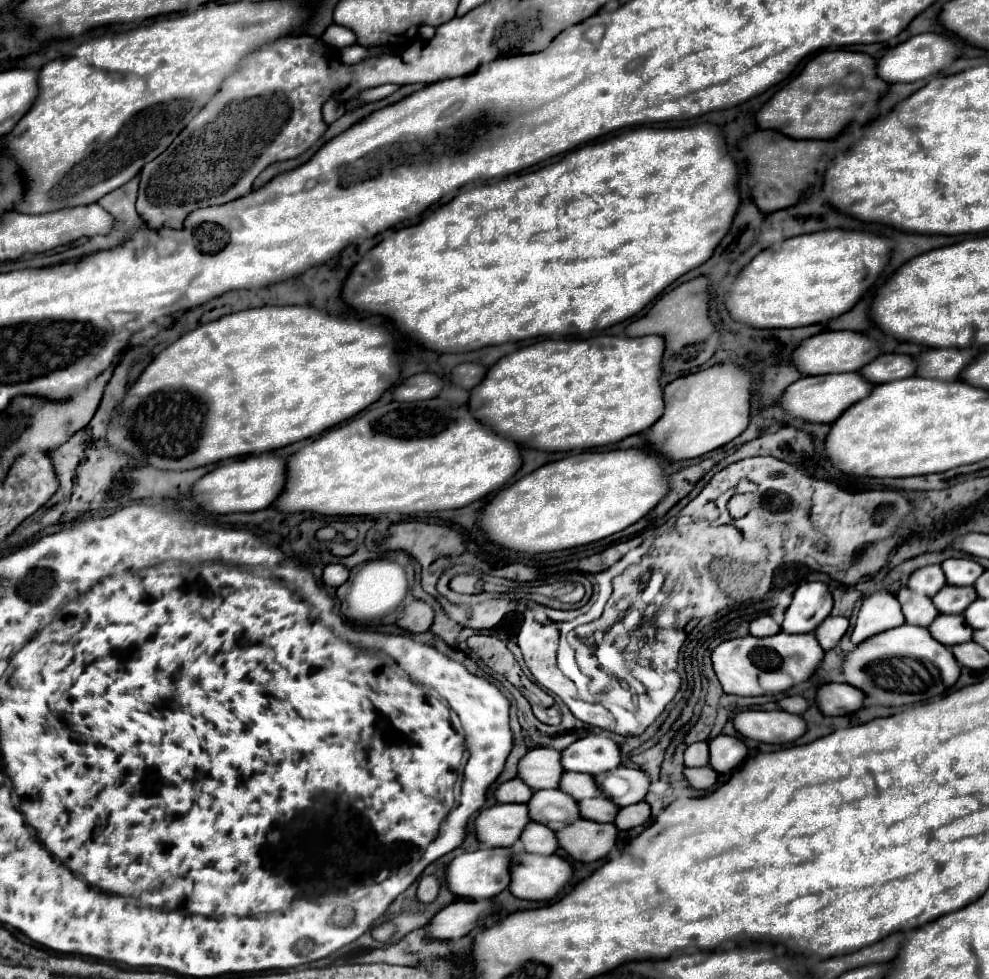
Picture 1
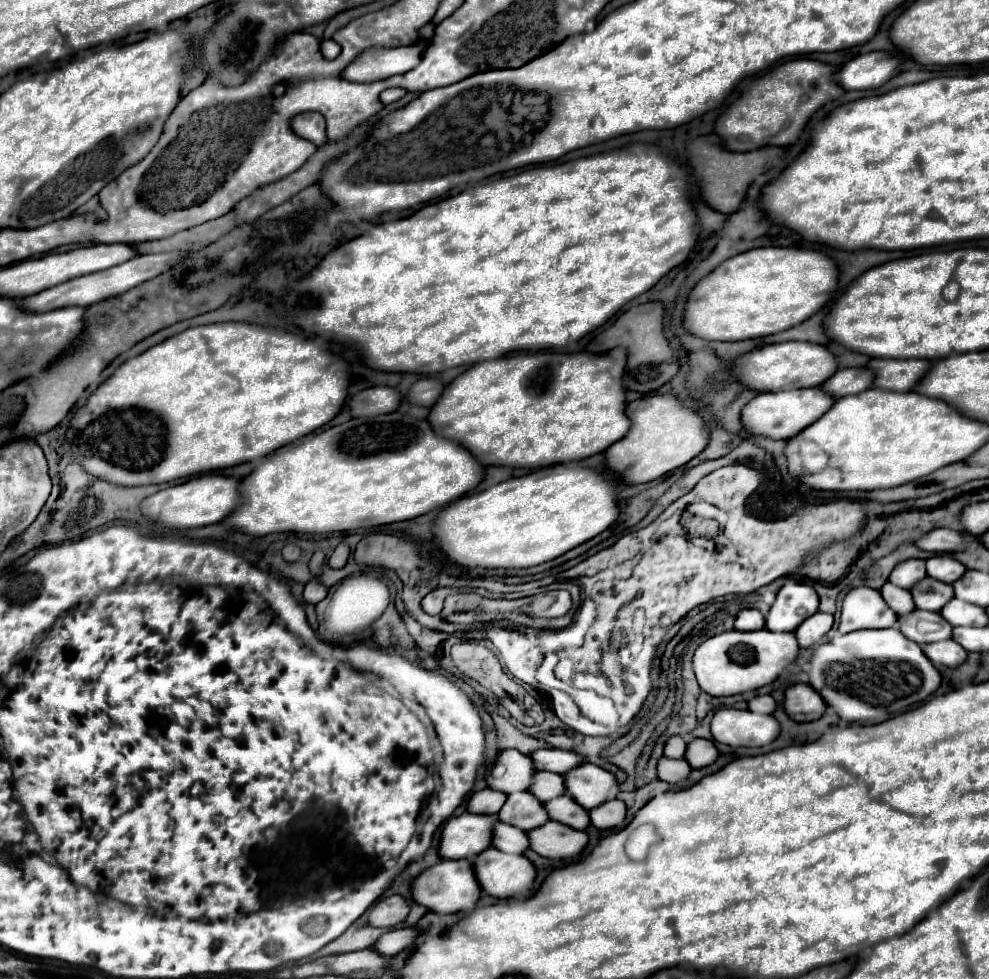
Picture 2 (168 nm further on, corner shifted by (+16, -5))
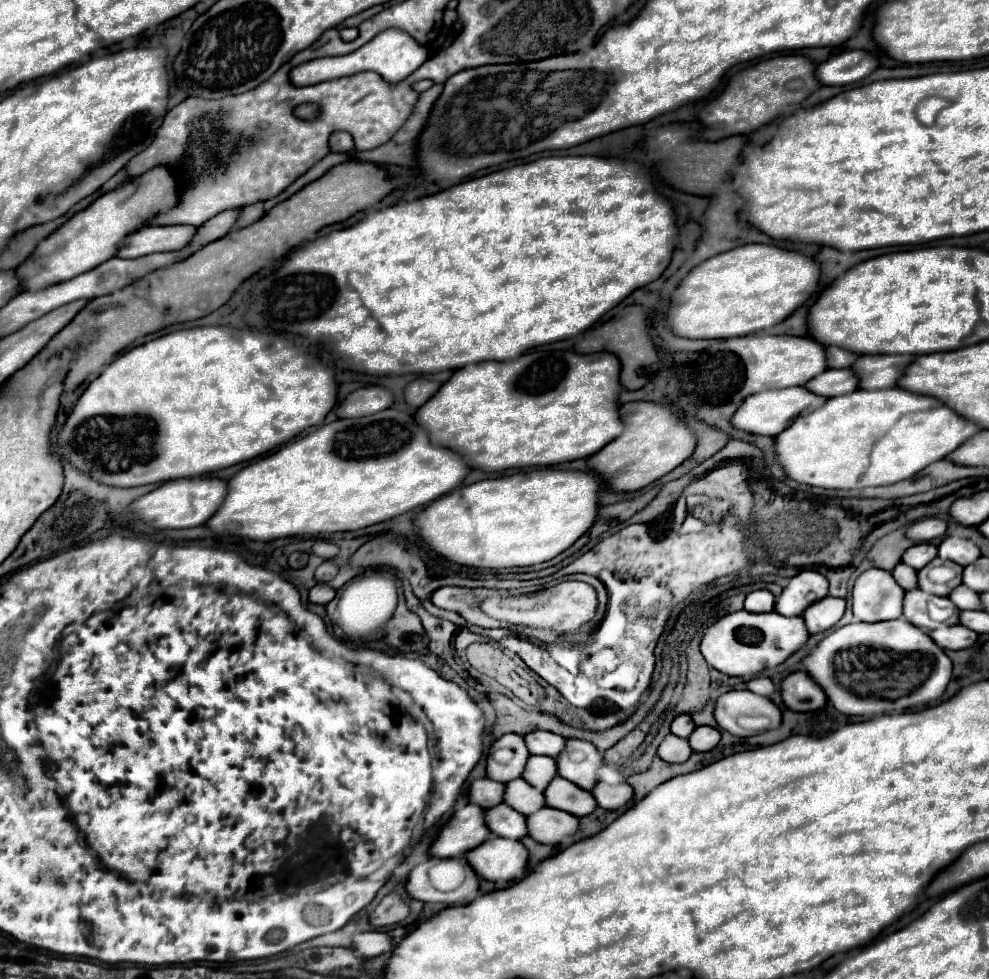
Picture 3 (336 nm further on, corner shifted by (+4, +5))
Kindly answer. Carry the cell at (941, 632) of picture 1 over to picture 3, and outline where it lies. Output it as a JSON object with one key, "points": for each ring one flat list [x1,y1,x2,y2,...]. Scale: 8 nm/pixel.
{"points":[[916,588,916,590,912,590,912,592,906,592,906,596,904,596,904,618,906,618,910,624,914,624,914,626,918,626,918,628,922,628,922,630,926,630,926,632,940,626,938,622,932,622,932,620,928,618,928,608,926,608,926,604,928,604,930,600,934,600,938,606,952,606,952,608,954,608,954,604,952,604,948,598,934,598,934,596,930,596,930,594,922,592,920,588]]}

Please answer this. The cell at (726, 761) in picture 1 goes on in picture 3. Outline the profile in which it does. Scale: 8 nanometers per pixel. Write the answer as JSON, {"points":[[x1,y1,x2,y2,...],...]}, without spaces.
{"points":[[698,726,692,736,688,738,694,752,710,752,720,742,720,732,712,726]]}

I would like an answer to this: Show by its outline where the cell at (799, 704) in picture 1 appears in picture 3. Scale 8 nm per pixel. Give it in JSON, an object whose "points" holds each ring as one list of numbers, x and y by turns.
{"points":[[752,678,752,680,748,682,748,690,752,690,754,694,760,694,760,696,770,698,776,688,774,688,774,684,772,684,770,678]]}

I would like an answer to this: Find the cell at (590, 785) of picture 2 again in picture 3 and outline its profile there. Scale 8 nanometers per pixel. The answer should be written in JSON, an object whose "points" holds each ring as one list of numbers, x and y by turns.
{"points":[[568,740,564,752,558,756,558,774,582,790,592,790,598,782,598,768,604,764,604,756,596,746,582,740]]}

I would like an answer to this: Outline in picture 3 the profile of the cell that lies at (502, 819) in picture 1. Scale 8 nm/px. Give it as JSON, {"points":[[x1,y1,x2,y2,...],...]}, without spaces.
{"points":[[466,804,456,810,454,816,440,830,438,838,430,846,430,854,434,858,454,858,466,854,486,842,490,836,490,828,484,820,484,810,476,804]]}

